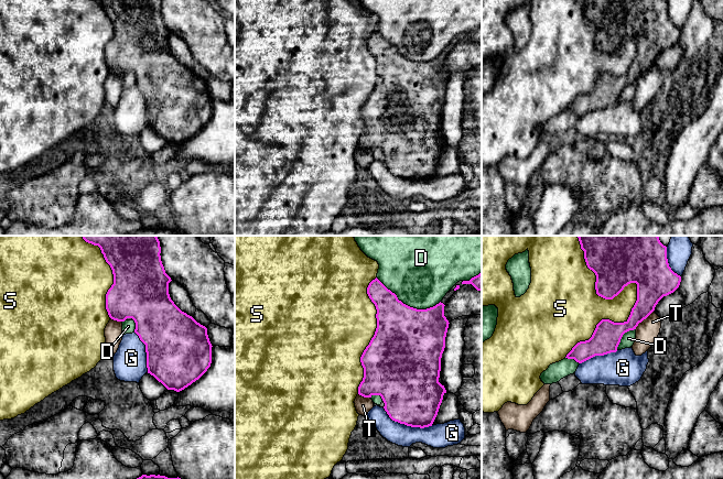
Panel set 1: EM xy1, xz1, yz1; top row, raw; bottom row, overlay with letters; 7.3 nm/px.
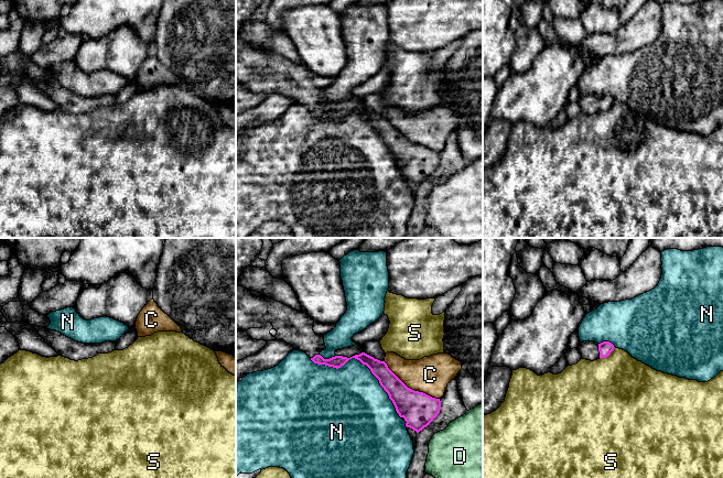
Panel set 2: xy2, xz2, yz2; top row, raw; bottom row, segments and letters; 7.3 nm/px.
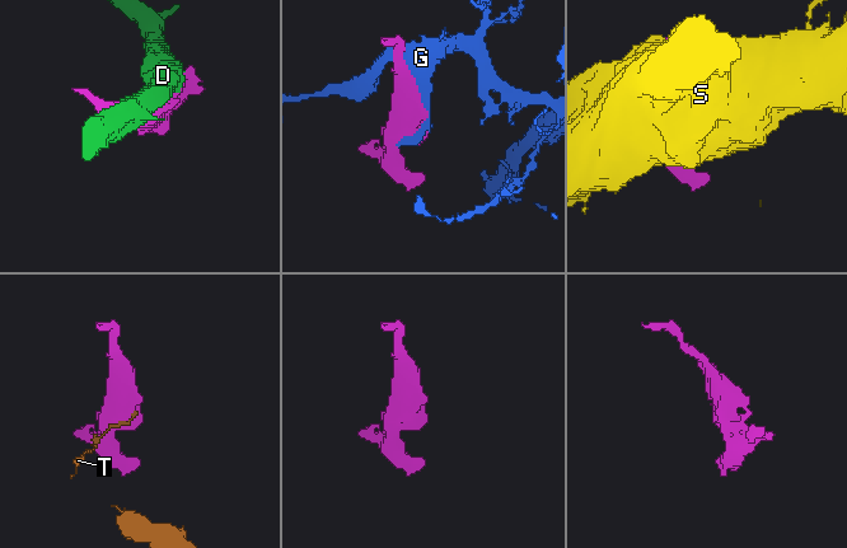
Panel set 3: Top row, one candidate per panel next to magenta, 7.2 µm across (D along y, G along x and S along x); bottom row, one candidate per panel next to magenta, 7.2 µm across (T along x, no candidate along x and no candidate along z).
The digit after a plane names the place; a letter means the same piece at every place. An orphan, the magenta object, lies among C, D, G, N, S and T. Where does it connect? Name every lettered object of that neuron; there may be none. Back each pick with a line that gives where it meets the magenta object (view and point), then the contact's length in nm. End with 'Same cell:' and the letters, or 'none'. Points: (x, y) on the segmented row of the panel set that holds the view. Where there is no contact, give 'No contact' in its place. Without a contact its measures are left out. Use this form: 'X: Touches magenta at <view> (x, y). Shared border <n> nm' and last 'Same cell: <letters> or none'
Same cell: none

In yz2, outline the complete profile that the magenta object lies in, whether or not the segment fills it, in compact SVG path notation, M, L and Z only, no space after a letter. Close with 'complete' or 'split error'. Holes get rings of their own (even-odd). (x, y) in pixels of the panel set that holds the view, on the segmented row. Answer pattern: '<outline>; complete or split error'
M582 341L579 345L582 359L591 361L608 357L614 348L614 345L609 341L603 341L601 344L595 341Z; split error

